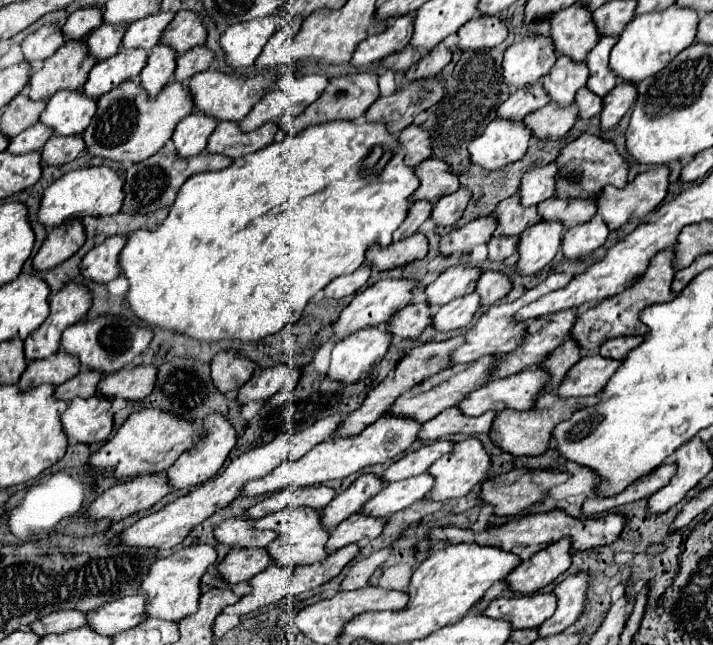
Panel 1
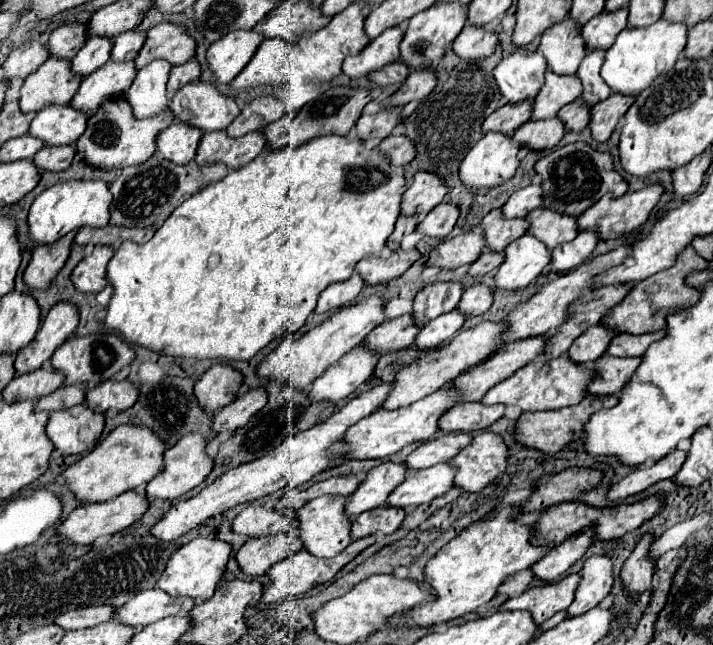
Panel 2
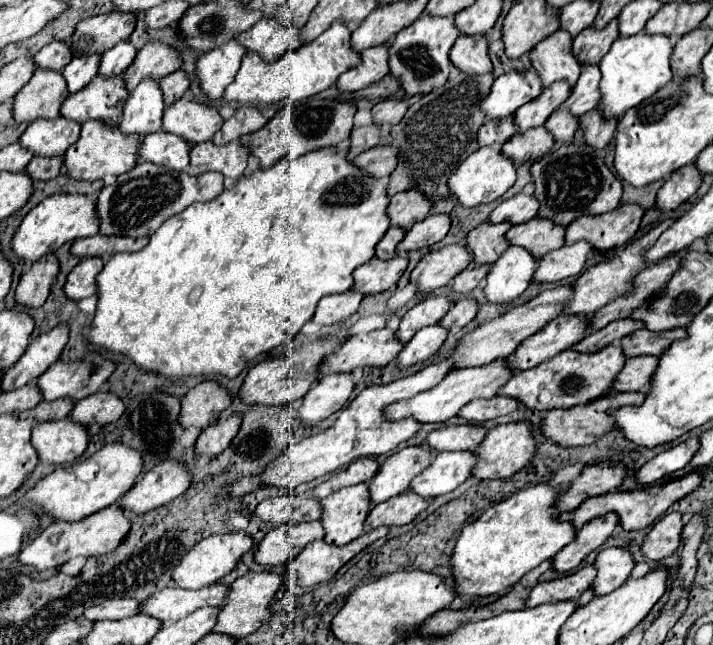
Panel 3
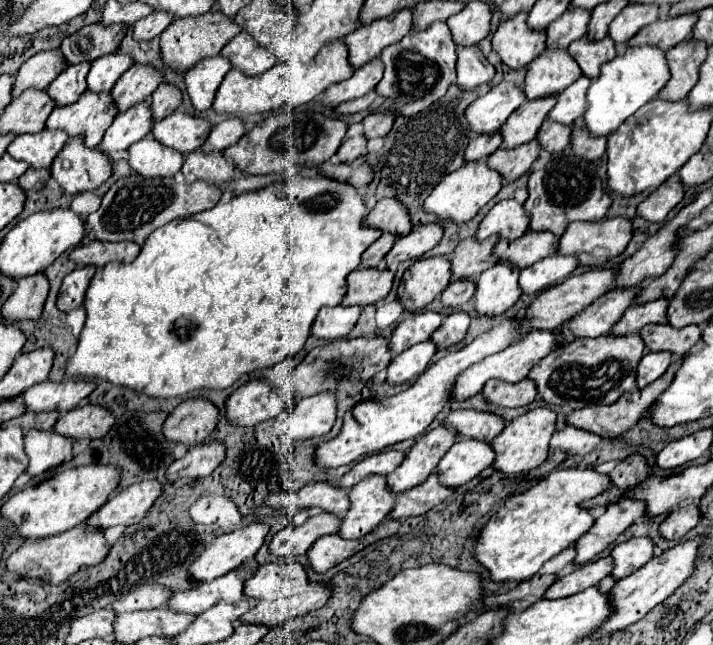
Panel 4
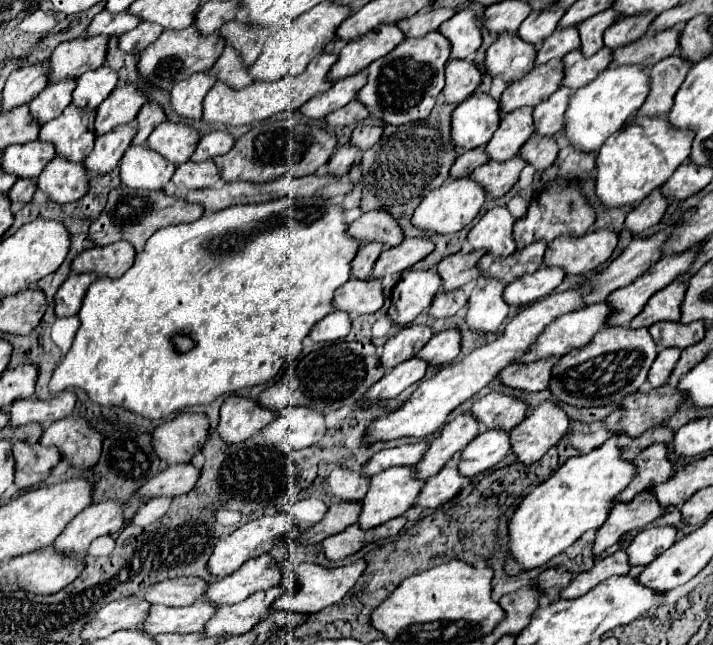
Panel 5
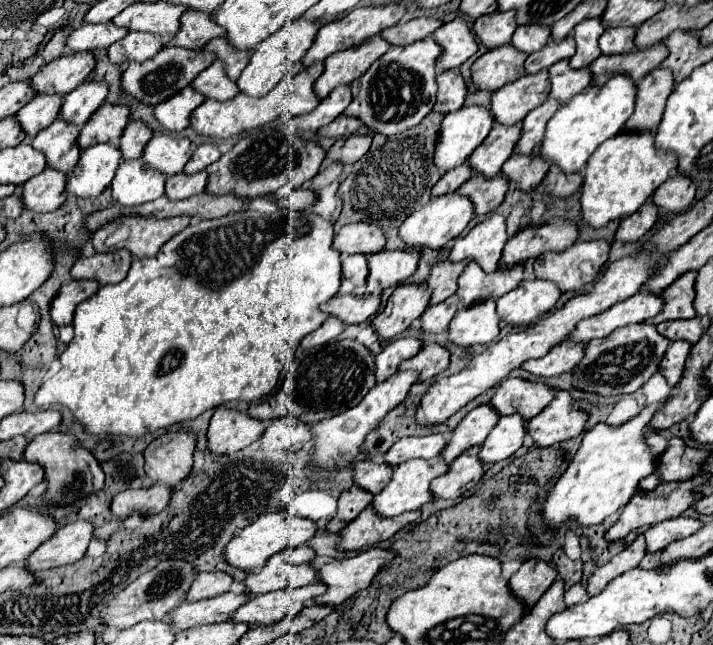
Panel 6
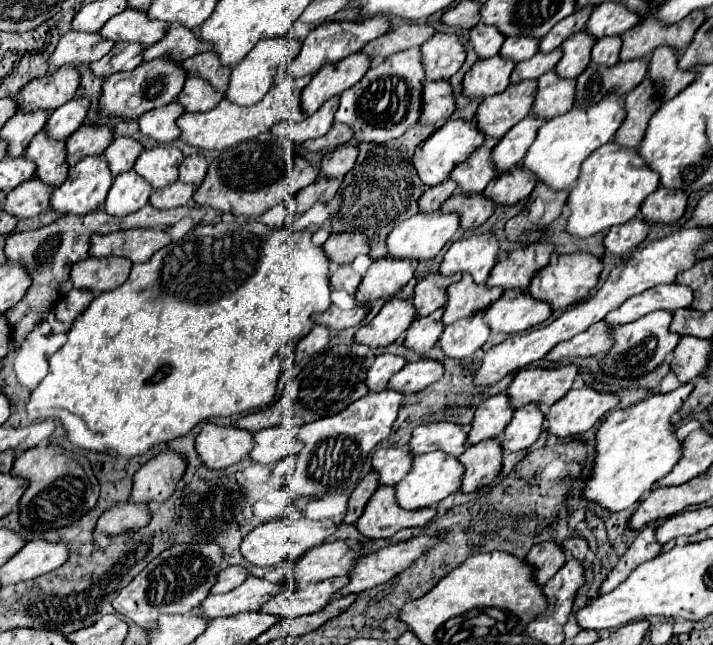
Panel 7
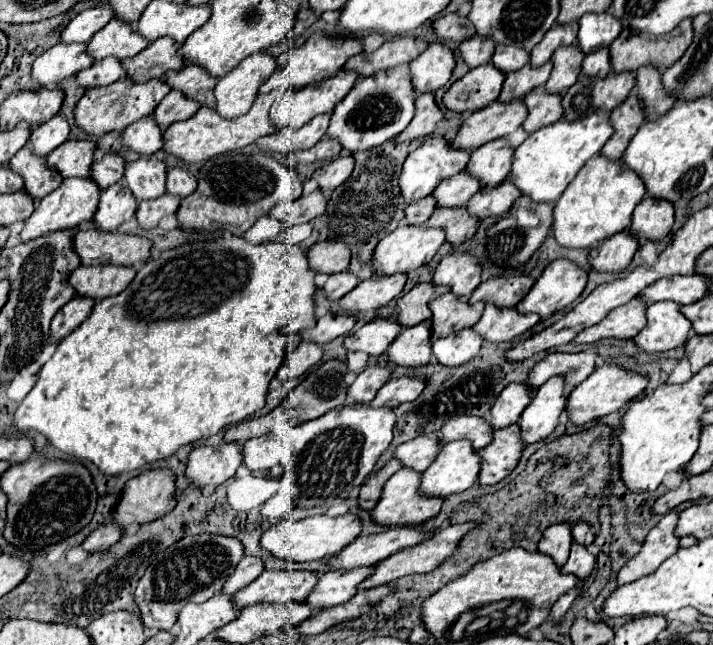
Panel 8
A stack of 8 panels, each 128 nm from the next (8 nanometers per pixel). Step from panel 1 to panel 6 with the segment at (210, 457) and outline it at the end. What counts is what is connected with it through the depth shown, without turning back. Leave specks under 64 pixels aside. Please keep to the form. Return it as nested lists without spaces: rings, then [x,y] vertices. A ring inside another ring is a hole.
[[[76,520],[62,526],[56,536],[44,542],[24,564],[32,568],[32,572],[50,570],[56,566],[72,564],[86,554],[86,548],[94,540],[94,524],[88,520]]]

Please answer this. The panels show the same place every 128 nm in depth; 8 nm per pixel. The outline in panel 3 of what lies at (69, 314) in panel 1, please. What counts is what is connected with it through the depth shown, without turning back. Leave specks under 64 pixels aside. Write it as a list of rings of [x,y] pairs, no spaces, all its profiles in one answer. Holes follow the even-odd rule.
[[[56,324],[50,332],[36,336],[20,360],[4,372],[2,390],[20,388],[32,380],[36,380],[52,362],[56,362],[62,354],[62,348],[68,342],[68,324]]]

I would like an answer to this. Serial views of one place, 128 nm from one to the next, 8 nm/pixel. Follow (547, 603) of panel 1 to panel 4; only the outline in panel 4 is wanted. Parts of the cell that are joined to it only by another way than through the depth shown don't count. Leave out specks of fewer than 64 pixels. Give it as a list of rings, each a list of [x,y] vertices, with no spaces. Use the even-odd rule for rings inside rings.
[[[598,558],[596,562],[582,564],[572,574],[558,578],[546,592],[544,598],[566,598],[578,594],[590,586],[596,586],[612,570],[612,558]]]

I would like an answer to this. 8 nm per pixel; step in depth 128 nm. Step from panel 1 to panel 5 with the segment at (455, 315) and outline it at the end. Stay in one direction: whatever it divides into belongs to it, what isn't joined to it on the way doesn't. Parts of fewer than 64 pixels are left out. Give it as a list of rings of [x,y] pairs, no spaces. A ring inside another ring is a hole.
[[[412,356],[408,360],[404,360],[402,364],[398,364],[396,368],[392,368],[390,372],[386,372],[382,376],[382,380],[378,380],[370,392],[368,392],[368,398],[366,402],[372,404],[372,402],[380,402],[380,400],[388,400],[388,398],[396,398],[402,390],[406,390],[408,386],[420,382],[426,374],[426,368],[428,368],[428,362],[418,358],[418,356]]]

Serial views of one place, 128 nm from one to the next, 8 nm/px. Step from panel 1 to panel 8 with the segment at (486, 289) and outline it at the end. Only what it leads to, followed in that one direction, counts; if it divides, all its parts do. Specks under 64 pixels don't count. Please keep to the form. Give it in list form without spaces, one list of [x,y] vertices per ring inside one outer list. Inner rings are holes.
[[[398,376],[388,380],[376,398],[370,402],[372,408],[386,406],[386,408],[396,408],[402,402],[412,402],[416,400],[426,386],[426,380],[422,376]]]

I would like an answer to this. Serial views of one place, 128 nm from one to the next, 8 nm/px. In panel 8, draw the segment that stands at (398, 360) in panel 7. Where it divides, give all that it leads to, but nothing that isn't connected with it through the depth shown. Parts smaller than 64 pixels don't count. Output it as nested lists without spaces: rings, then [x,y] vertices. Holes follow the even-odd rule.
[[[370,366],[348,386],[348,400],[350,402],[372,402],[378,390],[388,382],[390,368],[386,366]]]

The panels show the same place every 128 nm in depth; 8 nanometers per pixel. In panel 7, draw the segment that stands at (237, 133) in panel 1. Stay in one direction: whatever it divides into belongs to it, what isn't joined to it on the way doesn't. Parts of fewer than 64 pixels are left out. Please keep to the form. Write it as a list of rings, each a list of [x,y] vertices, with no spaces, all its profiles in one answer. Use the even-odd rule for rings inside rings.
[[[178,180],[178,182],[170,184],[170,186],[154,190],[154,194],[150,196],[150,204],[160,208],[160,210],[178,208],[178,206],[188,204],[188,200],[192,200],[194,192],[196,192],[194,184],[184,184],[184,182]]]

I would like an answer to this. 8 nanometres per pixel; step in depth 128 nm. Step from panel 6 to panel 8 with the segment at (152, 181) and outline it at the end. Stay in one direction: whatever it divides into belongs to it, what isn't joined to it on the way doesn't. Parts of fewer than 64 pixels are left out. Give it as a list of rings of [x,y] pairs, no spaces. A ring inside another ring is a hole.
[[[116,182],[102,190],[100,206],[94,214],[94,222],[102,232],[114,232],[122,222],[130,220],[138,210],[138,202],[126,182]]]

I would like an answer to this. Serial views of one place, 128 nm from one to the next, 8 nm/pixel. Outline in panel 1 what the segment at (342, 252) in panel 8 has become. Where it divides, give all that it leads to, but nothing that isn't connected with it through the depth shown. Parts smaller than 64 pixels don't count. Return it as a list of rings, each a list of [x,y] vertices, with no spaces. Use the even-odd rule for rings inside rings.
[[[428,158],[416,166],[416,176],[420,178],[418,190],[412,194],[412,202],[428,200],[436,204],[442,196],[452,194],[460,188],[458,176],[452,166],[440,158]]]

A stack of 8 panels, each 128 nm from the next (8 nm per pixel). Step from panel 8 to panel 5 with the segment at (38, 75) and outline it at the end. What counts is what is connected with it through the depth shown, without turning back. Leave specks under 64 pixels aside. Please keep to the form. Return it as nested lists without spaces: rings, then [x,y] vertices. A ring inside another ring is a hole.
[[[102,10],[90,22],[90,26],[86,30],[86,36],[98,36],[98,34],[104,34],[104,36],[114,36],[116,34],[116,36],[120,36],[120,34],[128,32],[130,28],[136,28],[140,22],[142,22],[140,16],[134,16],[130,12],[112,14],[112,12]]]

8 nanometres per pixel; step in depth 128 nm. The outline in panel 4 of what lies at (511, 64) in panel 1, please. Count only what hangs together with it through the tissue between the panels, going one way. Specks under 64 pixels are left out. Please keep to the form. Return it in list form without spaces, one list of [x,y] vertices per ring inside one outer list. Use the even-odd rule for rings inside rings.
[[[502,80],[492,86],[484,96],[480,96],[466,110],[466,120],[472,128],[472,134],[492,134],[502,128],[508,116],[526,102],[522,86]]]

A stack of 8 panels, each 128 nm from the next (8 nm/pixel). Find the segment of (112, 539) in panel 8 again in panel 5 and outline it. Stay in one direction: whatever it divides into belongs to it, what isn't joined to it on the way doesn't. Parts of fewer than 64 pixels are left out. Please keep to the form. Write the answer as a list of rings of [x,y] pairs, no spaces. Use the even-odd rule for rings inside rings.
[[[192,462],[166,466],[162,472],[152,476],[152,480],[144,484],[144,488],[140,488],[140,494],[148,498],[156,498],[156,496],[174,498],[178,494],[192,490],[198,476],[200,476],[200,470]]]

